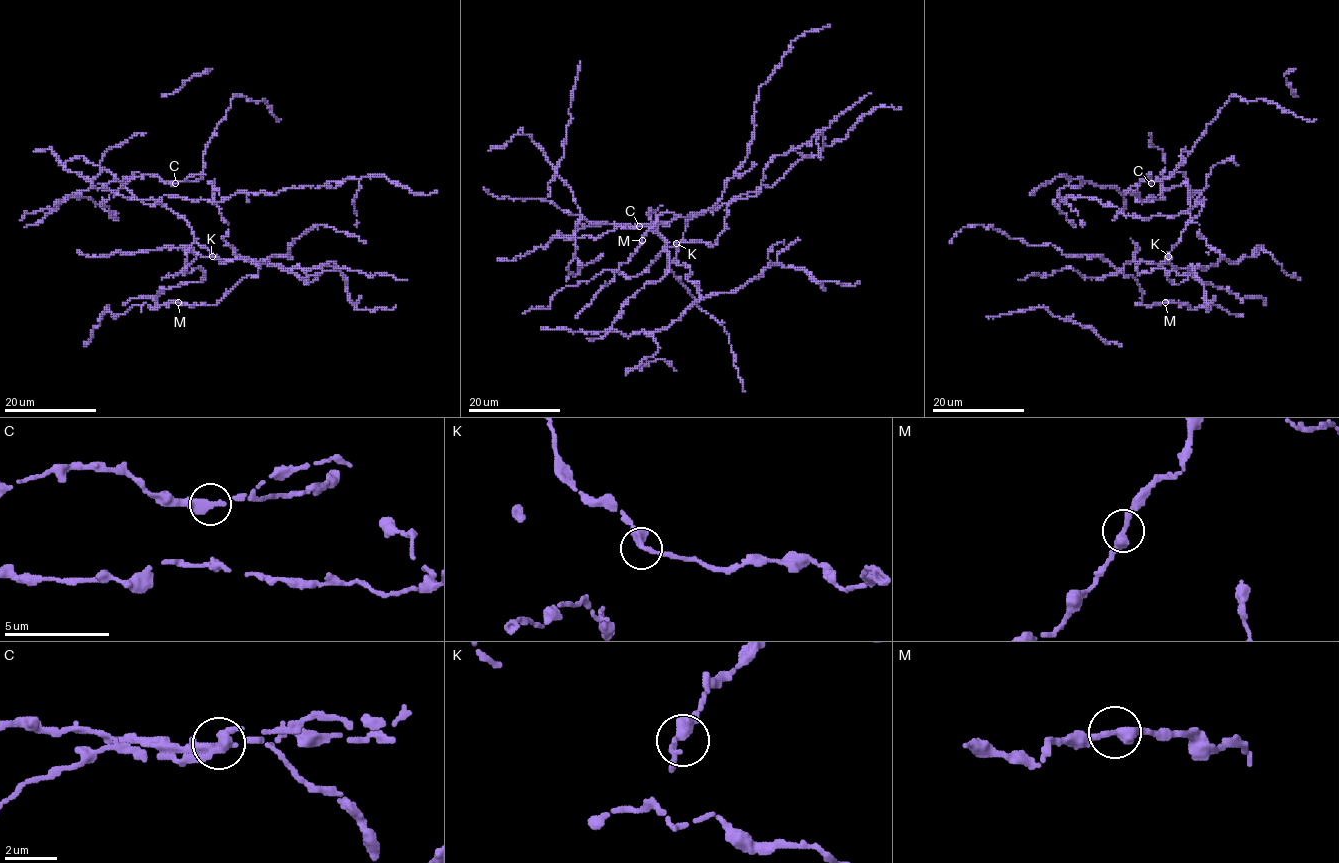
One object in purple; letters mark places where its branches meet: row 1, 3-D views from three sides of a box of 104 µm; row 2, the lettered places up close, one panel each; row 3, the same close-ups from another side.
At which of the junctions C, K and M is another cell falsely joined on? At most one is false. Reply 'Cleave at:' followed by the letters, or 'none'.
Cleave at: none

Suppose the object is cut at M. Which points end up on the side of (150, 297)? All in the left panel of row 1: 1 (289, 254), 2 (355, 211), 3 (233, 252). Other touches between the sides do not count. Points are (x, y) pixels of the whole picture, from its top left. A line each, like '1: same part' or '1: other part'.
1: other part
2: same part
3: same part

